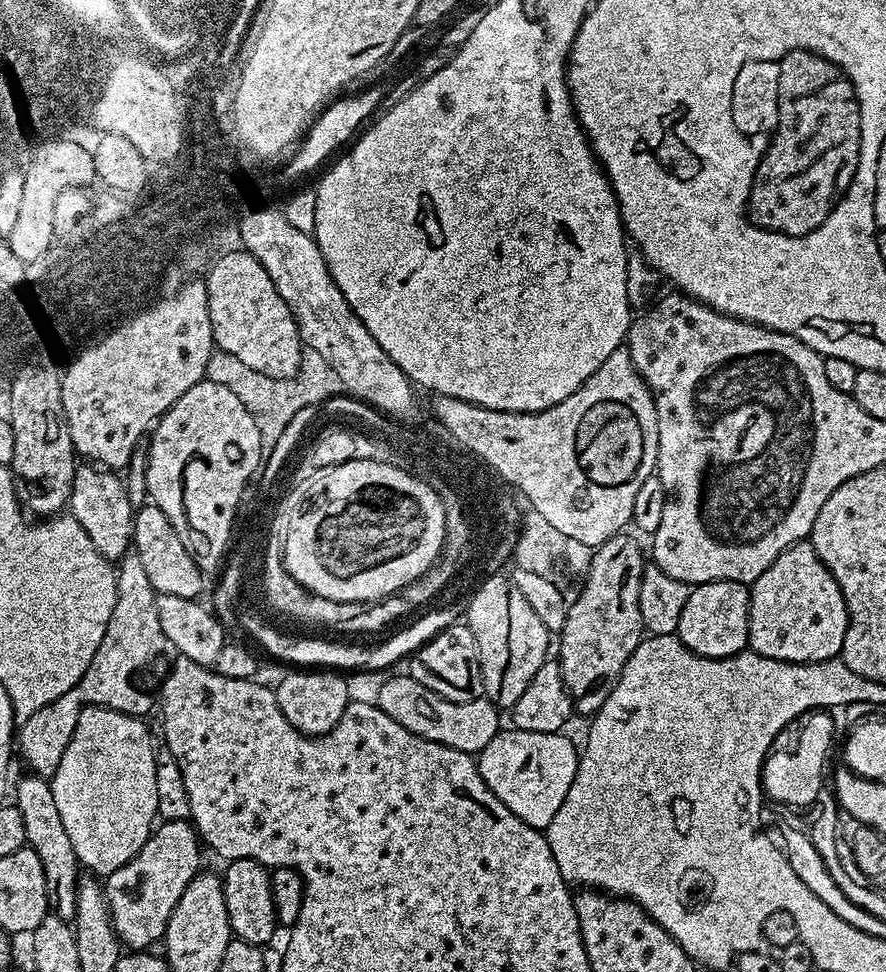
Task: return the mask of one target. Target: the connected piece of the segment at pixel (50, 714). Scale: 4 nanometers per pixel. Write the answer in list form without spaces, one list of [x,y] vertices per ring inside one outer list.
[[[135,550],[128,553],[115,565],[116,569],[116,601],[114,614],[110,614],[110,622],[106,622],[106,634],[102,634],[102,646],[90,658],[90,666],[86,666],[86,674],[78,678],[78,682],[62,698],[54,698],[54,702],[46,702],[42,710],[30,714],[18,728],[18,752],[24,755],[35,775],[51,778],[58,770],[58,762],[62,762],[62,754],[66,754],[66,746],[70,746],[70,738],[74,738],[74,726],[78,726],[78,718],[84,708],[109,708],[127,716],[147,717],[147,712],[154,708],[154,696],[136,688],[132,679],[139,668],[144,668],[163,648],[166,641],[162,634],[162,625],[158,623],[158,593],[150,586],[150,578],[142,567],[142,558],[138,558]]]

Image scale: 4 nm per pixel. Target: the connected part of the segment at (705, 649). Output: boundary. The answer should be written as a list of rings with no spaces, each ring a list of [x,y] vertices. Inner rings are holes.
[[[733,580],[697,584],[686,598],[676,635],[694,654],[706,658],[726,658],[748,648],[749,589]]]

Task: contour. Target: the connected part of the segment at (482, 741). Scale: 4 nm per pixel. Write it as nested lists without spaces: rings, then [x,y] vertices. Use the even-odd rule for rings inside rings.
[[[407,674],[382,681],[374,703],[383,712],[390,714],[398,726],[406,726],[410,734],[418,734],[430,742],[438,742],[442,746],[450,746],[469,754],[480,753],[502,728],[501,709],[491,700],[481,698],[470,702],[450,702],[442,698],[442,694],[434,694],[434,690],[422,686],[422,682]]]

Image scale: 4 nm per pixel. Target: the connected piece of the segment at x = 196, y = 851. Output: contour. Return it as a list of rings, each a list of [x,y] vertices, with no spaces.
[[[184,819],[168,820],[164,825],[162,824],[148,837],[148,841],[142,846],[142,850],[138,850],[136,857],[126,862],[118,870],[111,872],[102,884],[116,935],[119,936],[121,945],[132,950],[148,950],[153,947],[151,944],[155,940],[165,939],[170,914],[174,914],[178,906],[178,898],[182,898],[182,890],[186,890],[188,883],[197,876],[202,868],[200,865],[202,844],[191,823]]]

